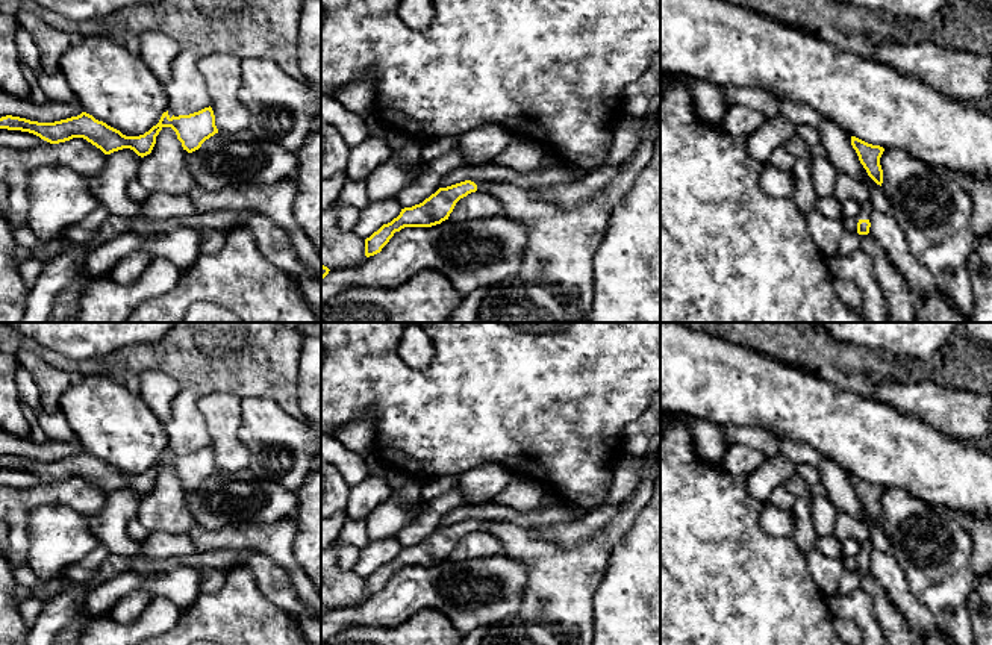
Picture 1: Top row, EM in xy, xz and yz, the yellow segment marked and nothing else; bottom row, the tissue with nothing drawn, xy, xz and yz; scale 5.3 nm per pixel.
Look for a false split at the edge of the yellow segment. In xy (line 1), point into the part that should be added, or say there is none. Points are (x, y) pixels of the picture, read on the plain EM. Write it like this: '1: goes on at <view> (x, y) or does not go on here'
1: does not go on here

